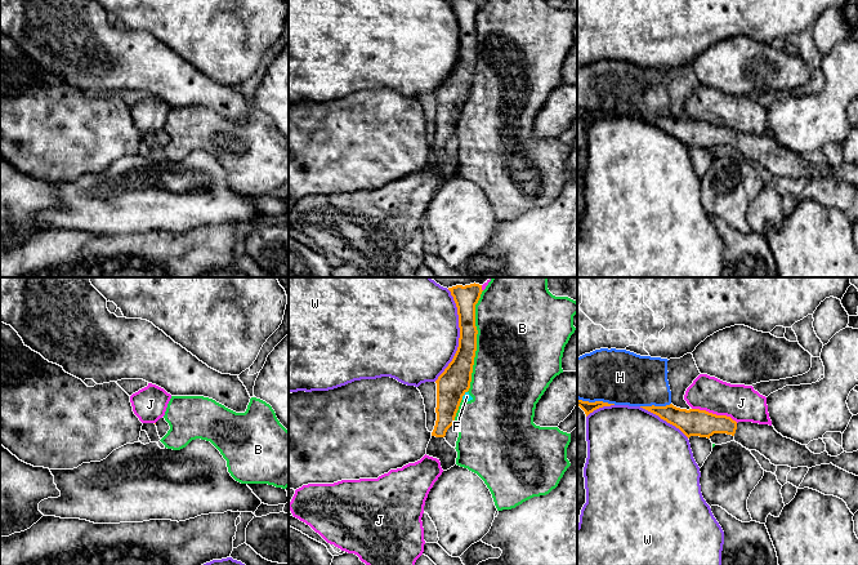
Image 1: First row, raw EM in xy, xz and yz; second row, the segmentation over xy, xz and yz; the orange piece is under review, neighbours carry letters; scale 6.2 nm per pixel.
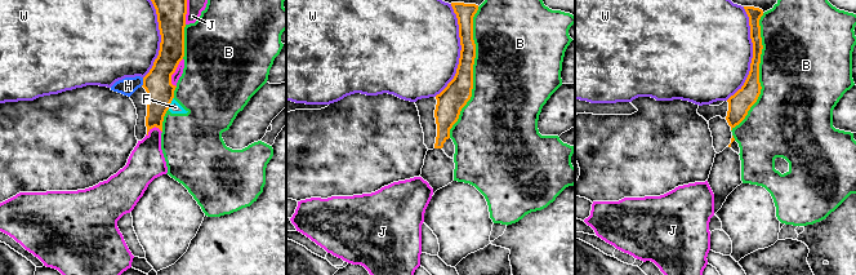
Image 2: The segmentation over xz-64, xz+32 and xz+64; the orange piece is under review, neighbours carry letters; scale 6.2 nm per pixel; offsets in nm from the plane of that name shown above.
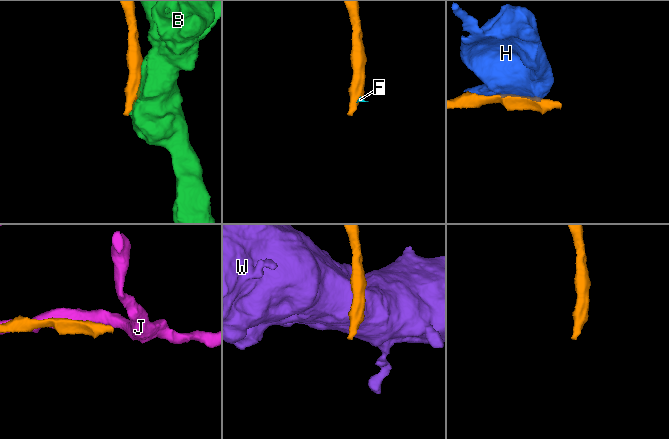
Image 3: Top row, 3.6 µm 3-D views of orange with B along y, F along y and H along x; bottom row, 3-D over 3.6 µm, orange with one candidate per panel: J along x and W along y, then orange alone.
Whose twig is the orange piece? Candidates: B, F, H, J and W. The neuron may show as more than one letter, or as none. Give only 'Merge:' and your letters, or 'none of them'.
Merge: none of them

